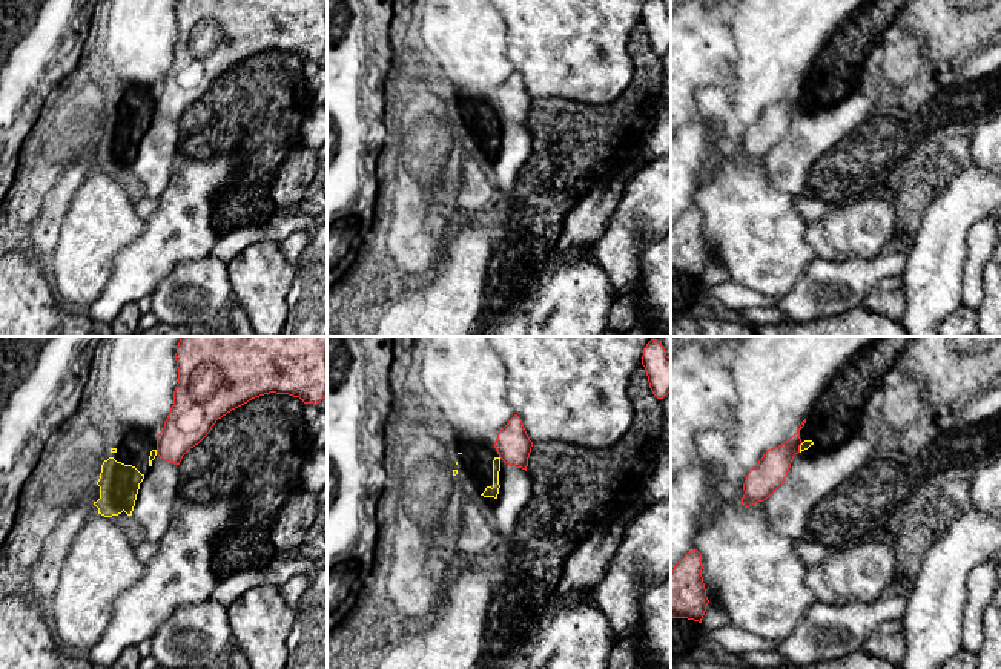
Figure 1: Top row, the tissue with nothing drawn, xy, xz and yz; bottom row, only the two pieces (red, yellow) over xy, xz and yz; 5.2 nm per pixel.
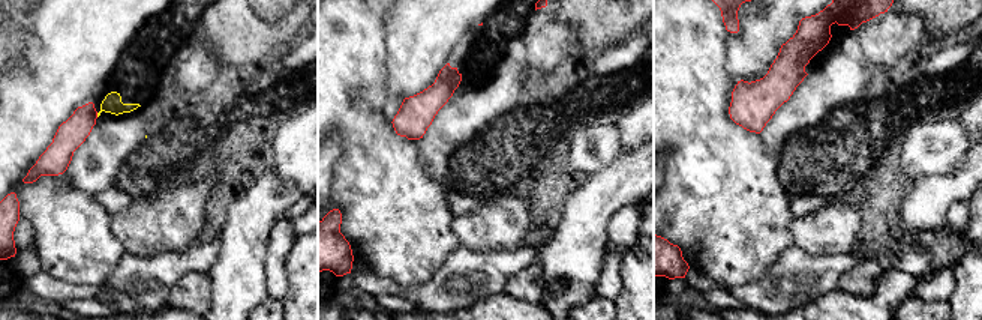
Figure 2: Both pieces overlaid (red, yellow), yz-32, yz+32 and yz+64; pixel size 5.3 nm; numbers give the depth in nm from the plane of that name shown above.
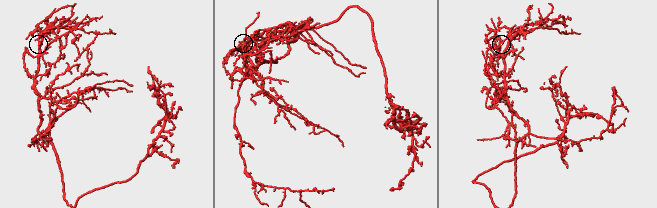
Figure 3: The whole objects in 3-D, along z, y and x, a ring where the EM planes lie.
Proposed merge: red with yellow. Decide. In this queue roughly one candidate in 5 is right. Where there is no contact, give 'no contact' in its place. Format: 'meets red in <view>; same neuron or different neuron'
meets red in yz; different neuron

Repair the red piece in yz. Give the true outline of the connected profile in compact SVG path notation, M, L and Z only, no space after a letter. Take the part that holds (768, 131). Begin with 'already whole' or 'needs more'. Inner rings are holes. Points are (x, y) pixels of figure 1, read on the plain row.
already whole; M806 75L801 78L797 89L788 98L768 106L758 117L758 120L748 129L746 137L743 140L745 150L742 153L742 161L745 164L749 164L758 158L766 157L785 138L794 112L800 109L800 101L803 100L800 95L800 86L804 83L804 80Z

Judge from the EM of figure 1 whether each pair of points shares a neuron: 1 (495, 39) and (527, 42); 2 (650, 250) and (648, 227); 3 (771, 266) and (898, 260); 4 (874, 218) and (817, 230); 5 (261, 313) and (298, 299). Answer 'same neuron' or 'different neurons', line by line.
1: different neurons
2: different neurons
3: different neurons
4: same neuron
5: different neurons

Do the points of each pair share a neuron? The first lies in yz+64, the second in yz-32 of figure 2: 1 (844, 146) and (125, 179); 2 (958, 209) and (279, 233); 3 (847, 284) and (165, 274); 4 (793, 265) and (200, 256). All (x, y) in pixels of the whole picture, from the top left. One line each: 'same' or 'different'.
1: same
2: same
3: different
4: same

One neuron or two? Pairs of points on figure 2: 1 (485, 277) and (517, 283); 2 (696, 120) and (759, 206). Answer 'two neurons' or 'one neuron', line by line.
1: two neurons
2: one neuron

